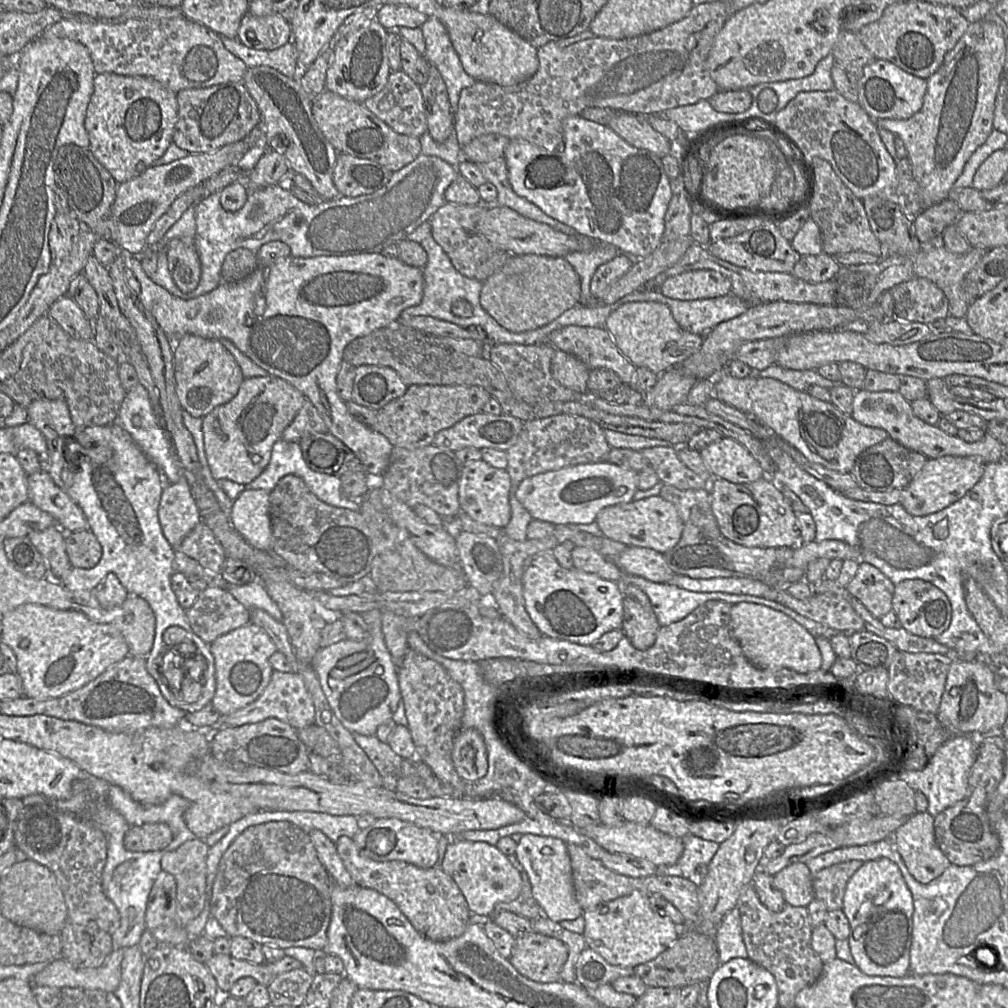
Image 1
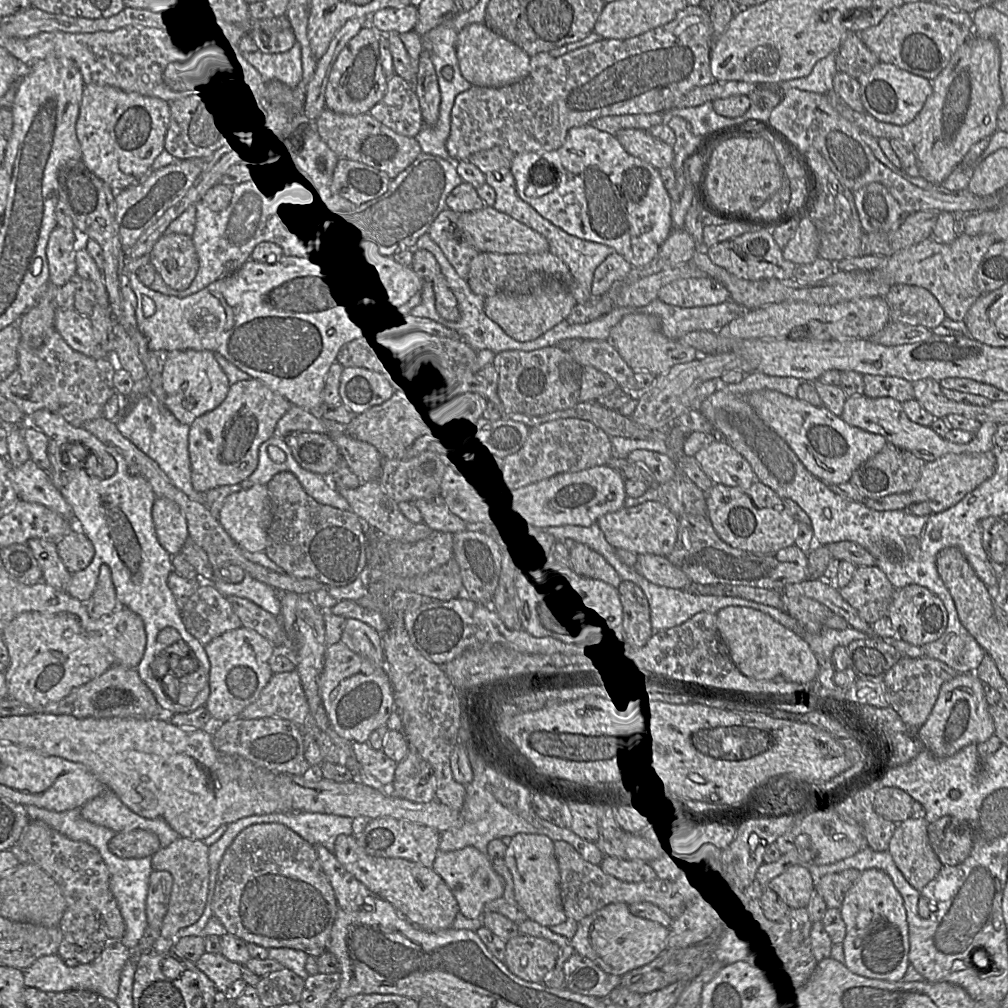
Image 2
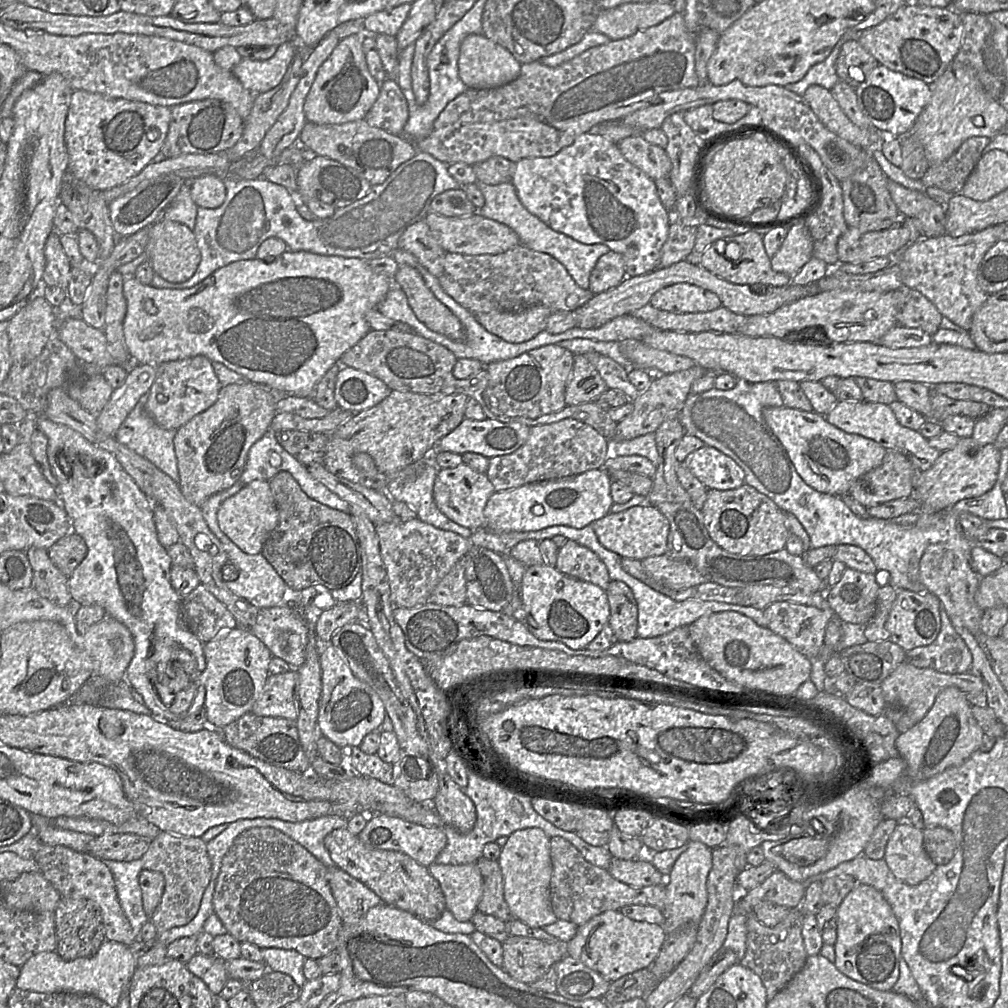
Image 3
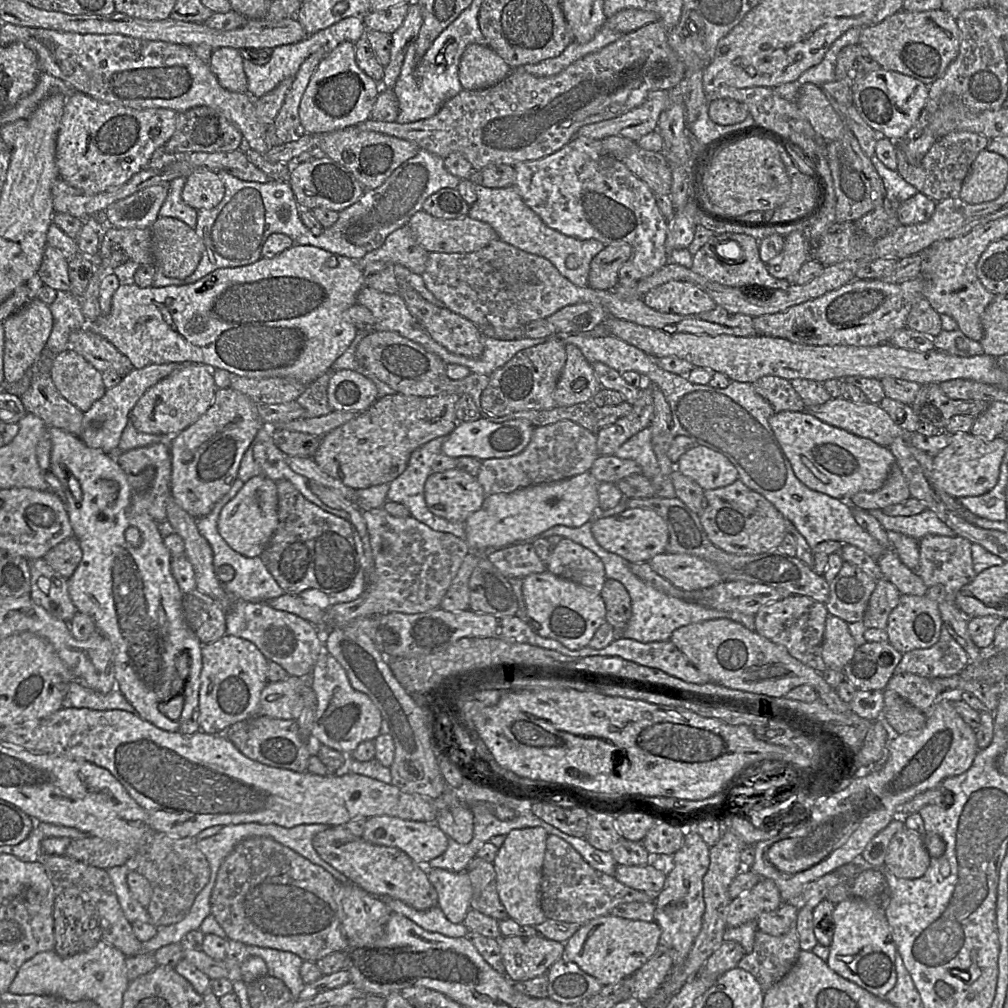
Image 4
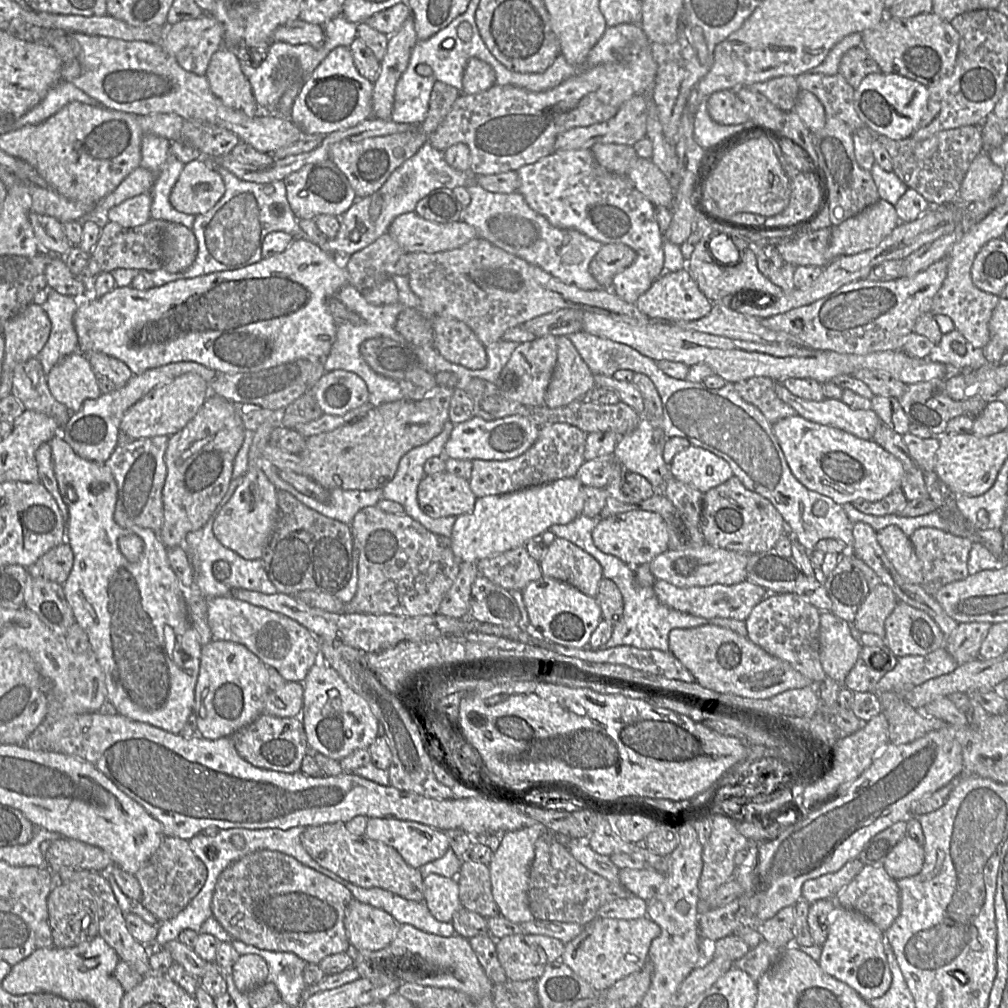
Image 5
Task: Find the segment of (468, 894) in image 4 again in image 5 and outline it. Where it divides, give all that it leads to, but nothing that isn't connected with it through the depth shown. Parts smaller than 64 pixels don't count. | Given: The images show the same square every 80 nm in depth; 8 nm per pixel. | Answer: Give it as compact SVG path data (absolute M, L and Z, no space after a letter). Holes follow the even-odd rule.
M431 873L424 878L423 883L423 902L430 913L440 922L451 922L453 915L461 909L456 878Z

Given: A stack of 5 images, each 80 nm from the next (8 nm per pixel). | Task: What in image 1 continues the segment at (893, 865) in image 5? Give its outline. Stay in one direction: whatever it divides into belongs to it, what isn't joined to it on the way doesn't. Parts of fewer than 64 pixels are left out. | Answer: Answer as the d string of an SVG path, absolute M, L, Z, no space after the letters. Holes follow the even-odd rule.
M927 811L916 812L893 834L893 842L909 873L924 885L951 865L936 842L934 820Z

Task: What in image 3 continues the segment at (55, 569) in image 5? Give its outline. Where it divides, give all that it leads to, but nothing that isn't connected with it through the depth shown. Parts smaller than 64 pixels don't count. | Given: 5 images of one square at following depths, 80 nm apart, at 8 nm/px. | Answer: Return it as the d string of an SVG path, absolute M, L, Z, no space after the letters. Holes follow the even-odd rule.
M71 531L57 540L49 549L52 563L68 578L87 555L84 539Z

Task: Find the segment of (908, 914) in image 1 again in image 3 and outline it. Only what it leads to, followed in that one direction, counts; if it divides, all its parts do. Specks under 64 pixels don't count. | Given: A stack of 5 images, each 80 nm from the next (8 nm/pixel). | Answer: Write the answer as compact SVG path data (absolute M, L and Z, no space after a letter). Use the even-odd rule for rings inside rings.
M856 884L837 908L836 968L850 979L879 991L891 991L899 978L899 924L891 906L875 888Z

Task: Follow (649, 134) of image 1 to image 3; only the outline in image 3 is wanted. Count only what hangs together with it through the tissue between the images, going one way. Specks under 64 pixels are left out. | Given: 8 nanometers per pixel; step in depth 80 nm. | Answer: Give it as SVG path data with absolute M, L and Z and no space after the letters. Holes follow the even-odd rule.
M642 134L625 137L617 146L626 160L651 179L670 178L672 163L665 149L647 142Z

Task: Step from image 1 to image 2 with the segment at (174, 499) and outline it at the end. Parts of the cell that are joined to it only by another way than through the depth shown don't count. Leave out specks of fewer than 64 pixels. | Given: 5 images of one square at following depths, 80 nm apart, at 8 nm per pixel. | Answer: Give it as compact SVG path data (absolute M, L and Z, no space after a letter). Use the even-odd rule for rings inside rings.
M156 498L152 518L160 544L172 556L180 553L189 537L187 521L179 505L168 498Z

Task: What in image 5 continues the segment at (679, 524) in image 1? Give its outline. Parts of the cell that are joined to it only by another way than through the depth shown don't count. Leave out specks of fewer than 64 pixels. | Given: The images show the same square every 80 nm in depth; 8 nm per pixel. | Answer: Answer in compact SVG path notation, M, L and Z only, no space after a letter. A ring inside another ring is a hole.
M644 510L598 518L592 539L600 551L613 555L633 567L649 564L656 556L670 549L668 530L663 518L655 512Z

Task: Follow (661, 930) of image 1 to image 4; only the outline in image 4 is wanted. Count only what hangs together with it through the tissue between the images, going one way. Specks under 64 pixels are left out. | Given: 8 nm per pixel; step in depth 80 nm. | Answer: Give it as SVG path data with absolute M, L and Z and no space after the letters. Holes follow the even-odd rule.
M604 915L578 927L564 943L564 959L594 977L602 986L617 983L641 968L659 946L661 929L655 921L623 919Z

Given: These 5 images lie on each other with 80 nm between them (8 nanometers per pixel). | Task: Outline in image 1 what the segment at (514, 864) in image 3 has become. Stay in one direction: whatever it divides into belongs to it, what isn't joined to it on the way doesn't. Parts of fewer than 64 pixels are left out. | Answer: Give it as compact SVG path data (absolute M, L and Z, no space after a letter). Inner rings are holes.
M523 834L518 841L514 859L526 874L532 895L541 907L543 916L559 923L583 915L584 911L574 894L571 860L566 842L555 837Z

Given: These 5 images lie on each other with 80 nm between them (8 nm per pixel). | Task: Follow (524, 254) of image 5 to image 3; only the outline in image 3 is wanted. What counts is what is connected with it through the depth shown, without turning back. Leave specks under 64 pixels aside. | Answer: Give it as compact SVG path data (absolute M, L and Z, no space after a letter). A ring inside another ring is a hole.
M477 181L476 184L485 198L484 205L477 209L480 215L511 228L518 235L521 245L554 257L566 268L578 286L583 289L589 288L590 274L597 260L610 251L607 245L581 243L572 237L553 230L523 206L512 182L488 185Z

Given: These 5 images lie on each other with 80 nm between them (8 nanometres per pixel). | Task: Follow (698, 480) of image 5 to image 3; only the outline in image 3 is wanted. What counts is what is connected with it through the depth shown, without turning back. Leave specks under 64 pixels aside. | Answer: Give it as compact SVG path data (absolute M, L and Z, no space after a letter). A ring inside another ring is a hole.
M704 445L691 452L682 463L707 489L724 491L745 484L743 469L711 446Z

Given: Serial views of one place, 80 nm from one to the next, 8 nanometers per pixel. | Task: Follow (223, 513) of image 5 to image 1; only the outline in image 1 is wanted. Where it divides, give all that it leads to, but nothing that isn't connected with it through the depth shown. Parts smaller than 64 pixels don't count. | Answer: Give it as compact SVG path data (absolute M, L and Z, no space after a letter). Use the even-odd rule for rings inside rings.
M245 488L233 501L229 519L234 529L253 548L272 550L269 493L263 489Z

